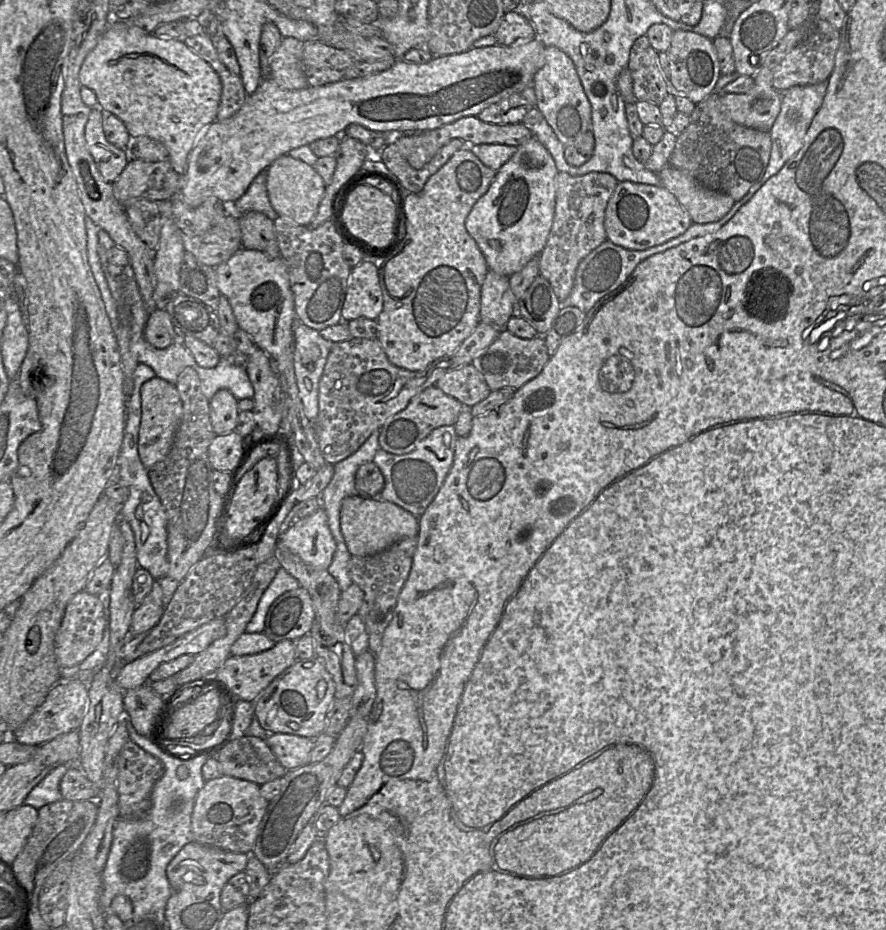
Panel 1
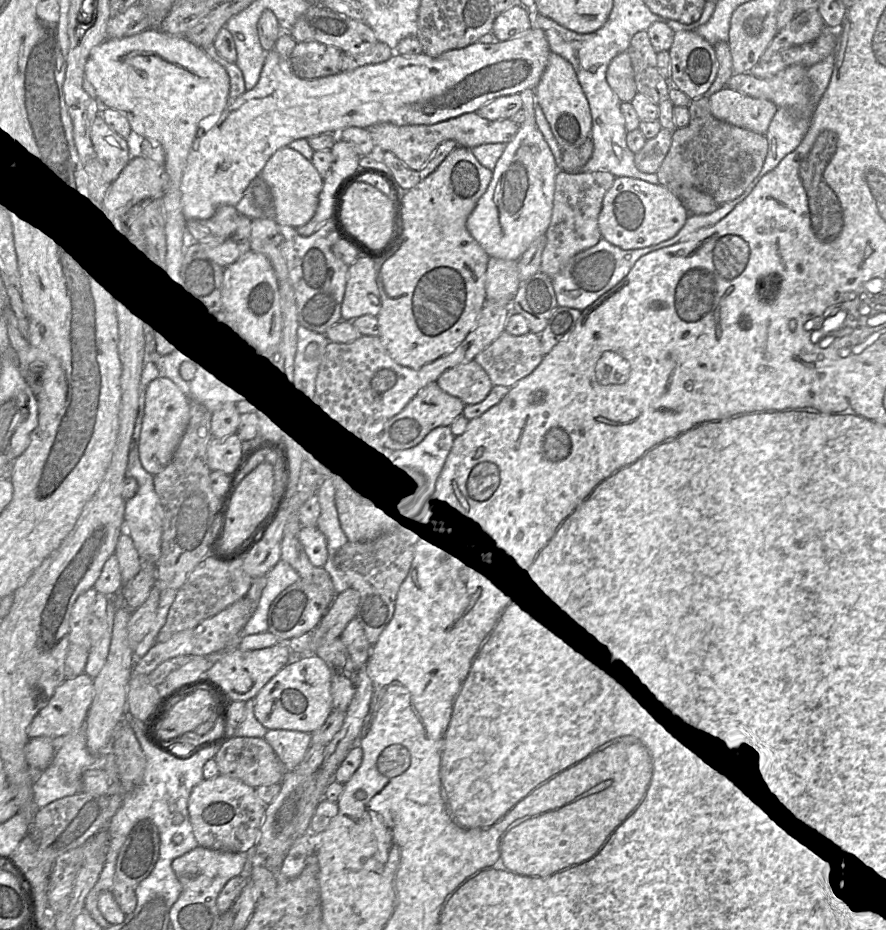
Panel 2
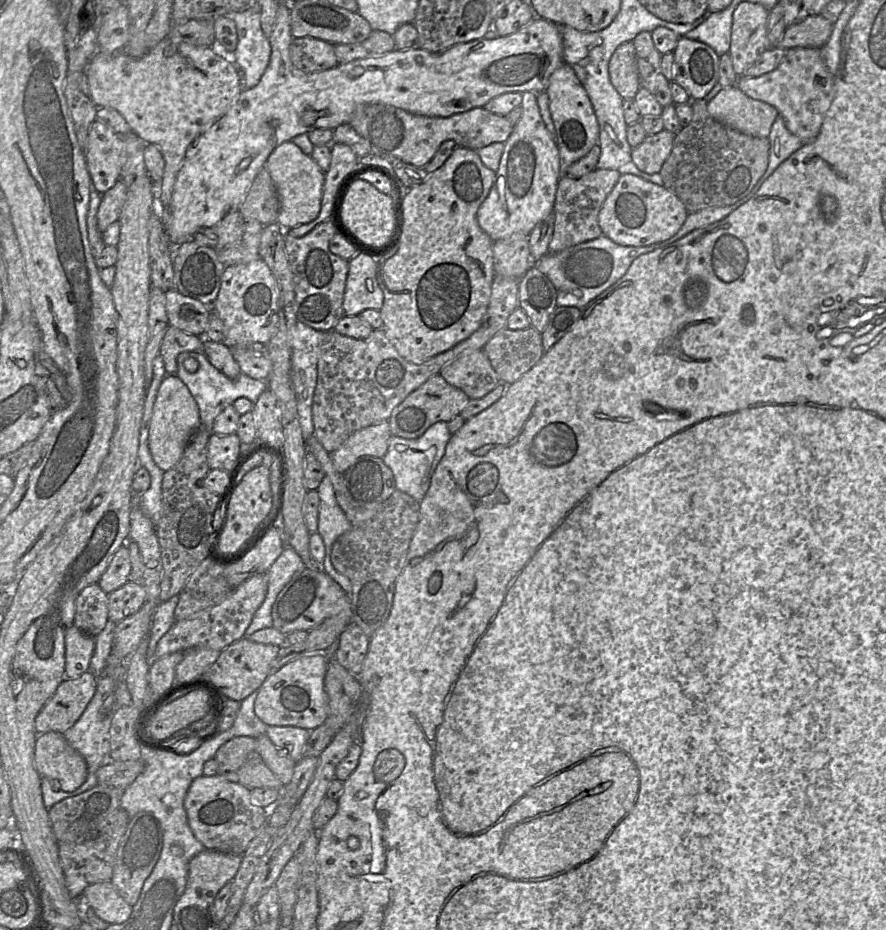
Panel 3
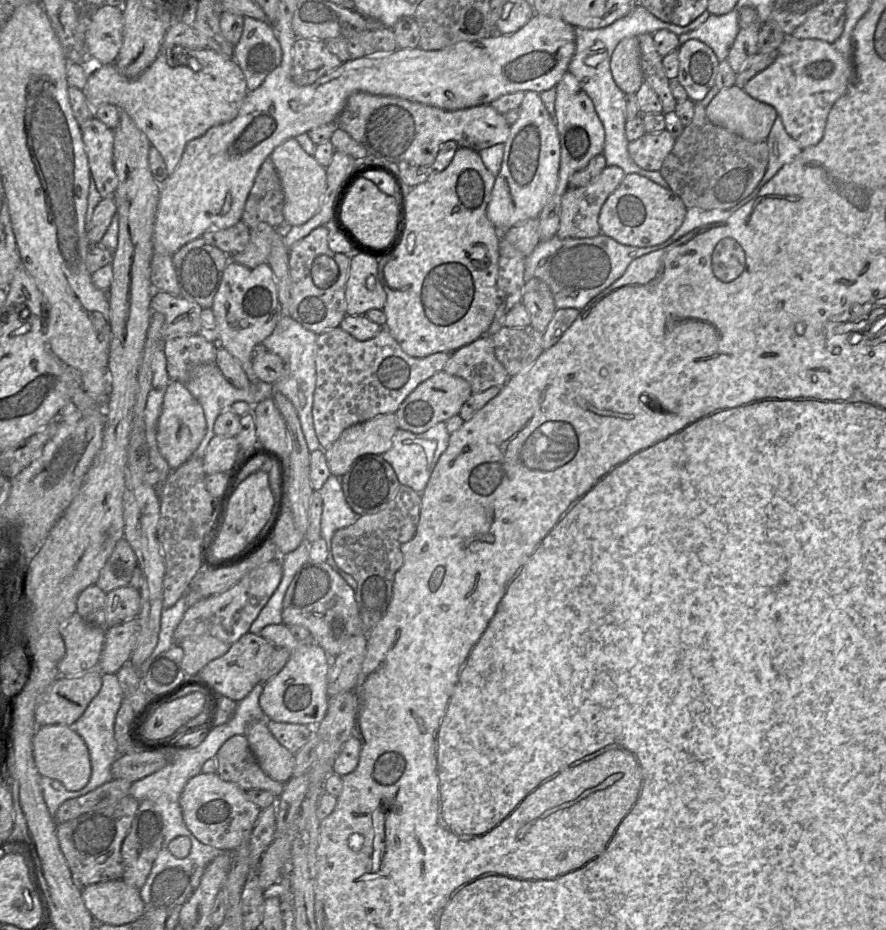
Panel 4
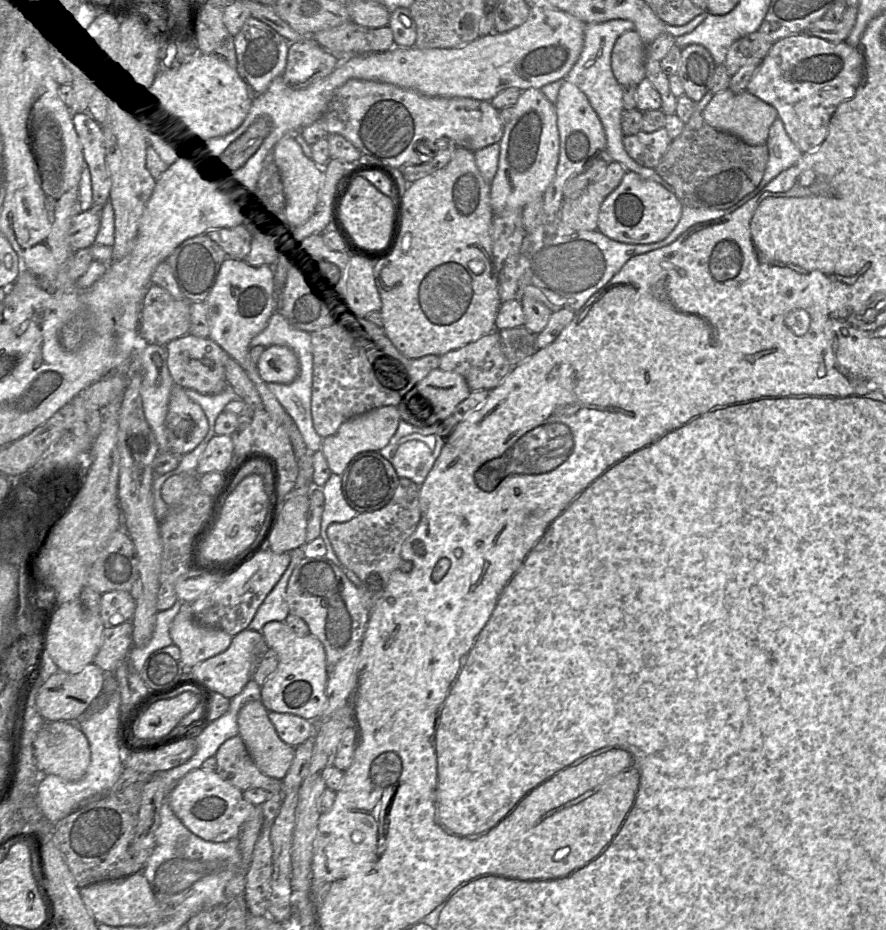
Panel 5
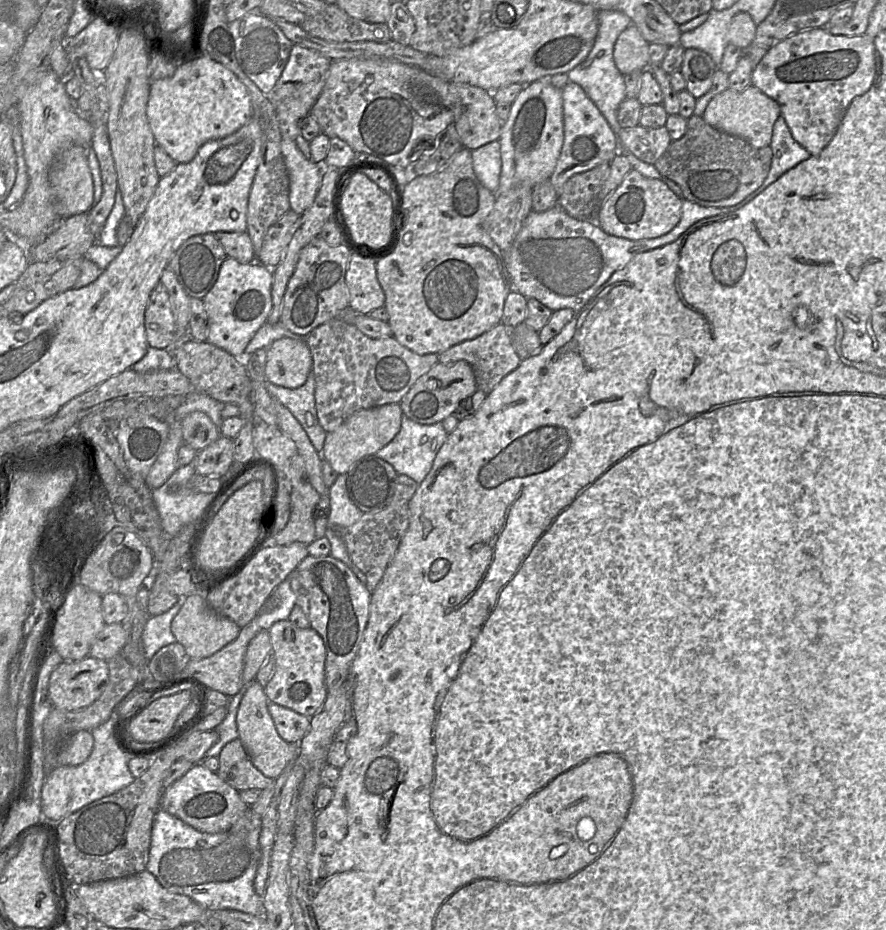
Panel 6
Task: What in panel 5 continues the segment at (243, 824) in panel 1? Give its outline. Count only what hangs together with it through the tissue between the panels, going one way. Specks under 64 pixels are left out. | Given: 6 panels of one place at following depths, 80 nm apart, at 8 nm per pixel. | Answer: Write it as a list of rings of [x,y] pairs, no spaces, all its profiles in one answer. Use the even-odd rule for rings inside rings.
[[[202,767],[188,772],[168,794],[168,803],[174,814],[195,835],[210,842],[224,842],[237,838],[241,826],[254,811],[255,805],[246,801],[243,791],[223,780],[217,771],[206,771]]]

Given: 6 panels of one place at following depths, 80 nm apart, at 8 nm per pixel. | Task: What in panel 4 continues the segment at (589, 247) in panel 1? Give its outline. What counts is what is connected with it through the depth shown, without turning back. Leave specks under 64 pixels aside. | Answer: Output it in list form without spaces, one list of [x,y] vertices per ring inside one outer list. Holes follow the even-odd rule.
[[[606,166],[598,177],[588,185],[579,188],[568,188],[561,198],[561,210],[557,237],[592,238],[600,234],[599,214],[606,199],[620,185],[625,172],[618,166]]]

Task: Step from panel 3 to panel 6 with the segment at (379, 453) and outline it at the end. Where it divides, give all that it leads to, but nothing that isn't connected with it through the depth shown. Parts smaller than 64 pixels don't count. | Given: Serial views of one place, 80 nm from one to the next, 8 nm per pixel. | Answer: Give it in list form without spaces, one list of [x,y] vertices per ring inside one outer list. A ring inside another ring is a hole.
[[[400,403],[385,404],[353,413],[337,429],[327,433],[321,452],[323,459],[339,475],[347,474],[355,462],[365,456],[375,455],[394,439],[400,431],[402,416]]]

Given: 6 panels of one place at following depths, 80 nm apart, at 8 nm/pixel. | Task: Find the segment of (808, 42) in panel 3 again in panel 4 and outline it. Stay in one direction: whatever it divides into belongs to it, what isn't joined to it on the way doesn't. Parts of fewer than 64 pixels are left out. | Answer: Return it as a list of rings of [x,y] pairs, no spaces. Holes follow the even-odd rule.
[[[819,14],[808,18],[797,27],[792,37],[797,39],[817,39],[834,43],[843,33],[845,18],[832,18],[826,14]]]

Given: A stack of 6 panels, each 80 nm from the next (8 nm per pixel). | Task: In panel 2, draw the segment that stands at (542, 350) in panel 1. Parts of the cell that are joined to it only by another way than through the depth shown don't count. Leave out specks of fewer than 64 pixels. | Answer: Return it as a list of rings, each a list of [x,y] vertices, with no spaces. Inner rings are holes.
[[[503,331],[474,360],[487,372],[493,386],[511,388],[530,375],[543,357],[538,334],[530,331],[525,335],[514,336]]]

